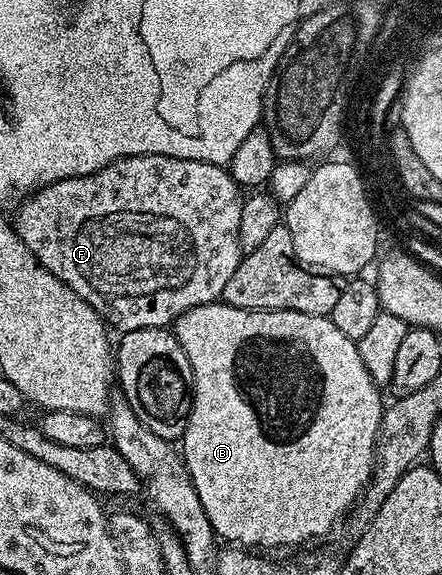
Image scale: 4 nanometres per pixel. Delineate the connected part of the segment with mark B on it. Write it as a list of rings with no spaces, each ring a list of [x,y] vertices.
[[[221,301],[185,311],[179,319],[174,320],[172,334],[180,341],[188,357],[188,365],[192,365],[194,378],[194,396],[190,416],[180,440],[180,454],[215,536],[219,540],[227,539],[227,544],[243,549],[302,547],[313,539],[324,538],[341,519],[347,518],[348,512],[365,491],[370,476],[374,474],[384,402],[378,392],[381,391],[379,384],[368,377],[368,369],[364,369],[364,361],[360,361],[357,342],[344,337],[344,333],[340,333],[340,329],[336,329],[336,325],[332,325],[330,318],[324,315],[295,311],[245,311]]]

